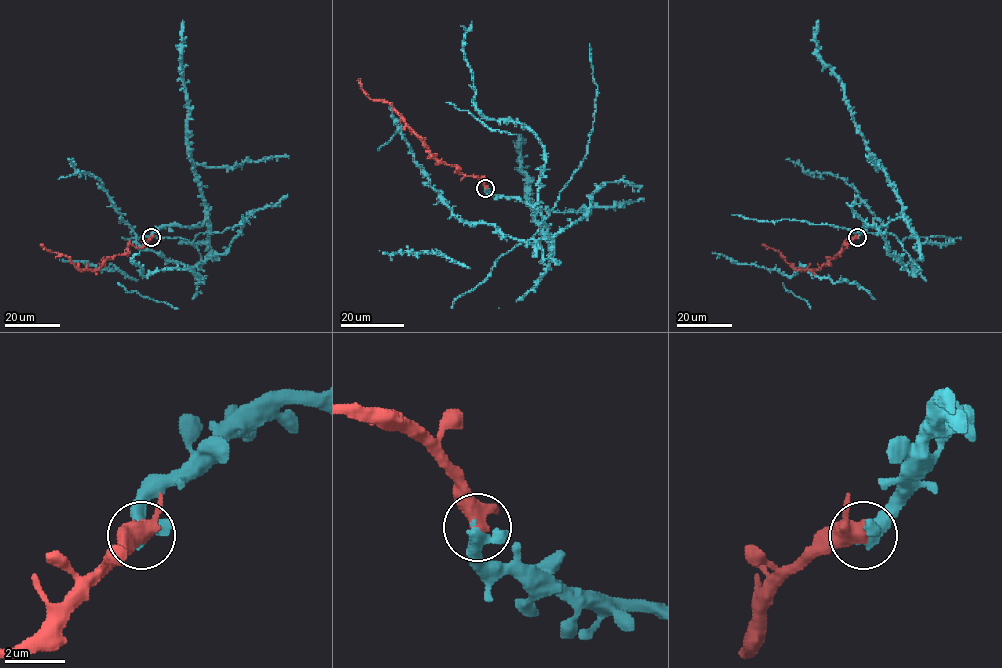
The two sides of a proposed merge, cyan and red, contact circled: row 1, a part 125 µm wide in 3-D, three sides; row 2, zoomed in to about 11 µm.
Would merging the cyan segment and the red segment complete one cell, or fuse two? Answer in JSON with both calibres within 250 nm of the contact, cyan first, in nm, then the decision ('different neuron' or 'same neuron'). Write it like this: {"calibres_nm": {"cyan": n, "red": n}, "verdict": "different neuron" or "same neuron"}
{"calibres_nm": {"cyan": 600, "red": 480}, "verdict": "same neuron"}

